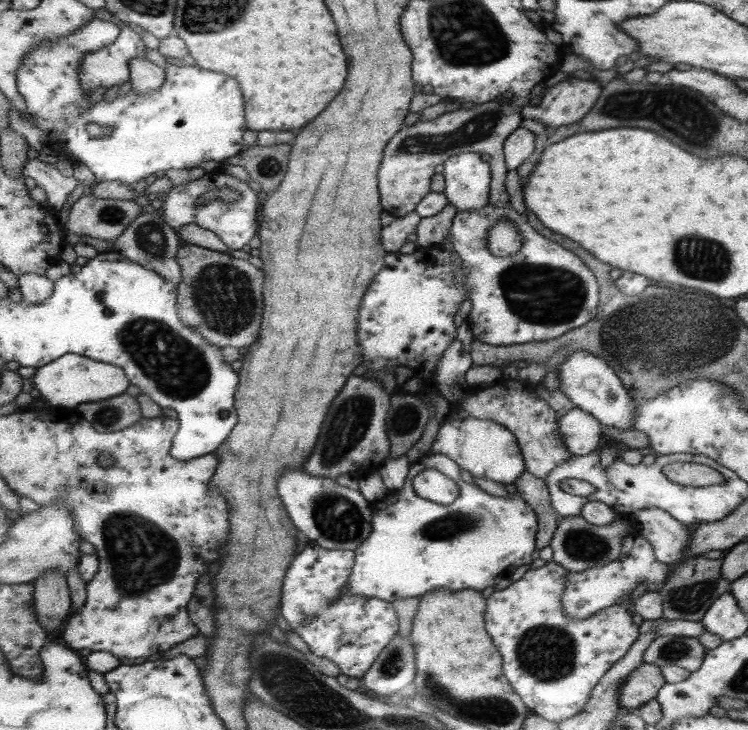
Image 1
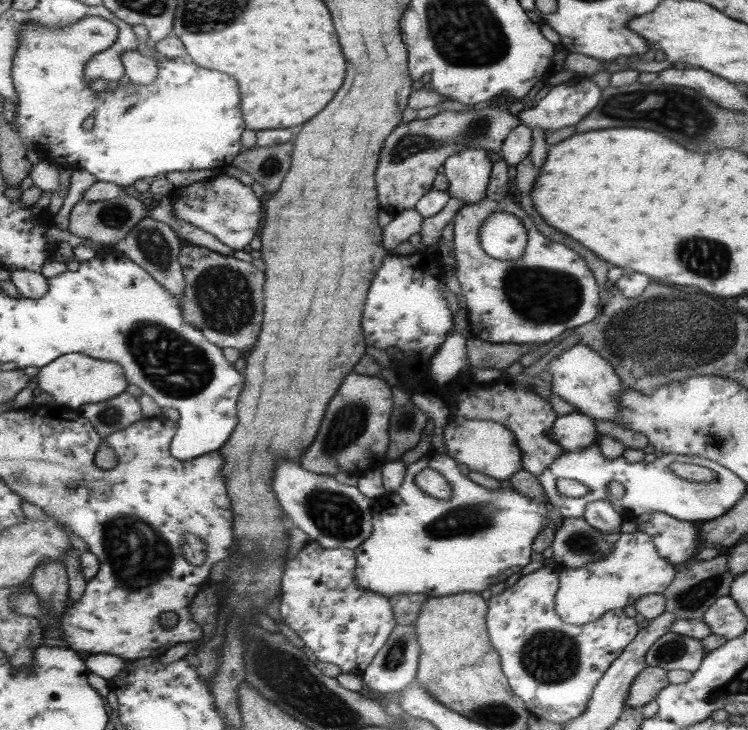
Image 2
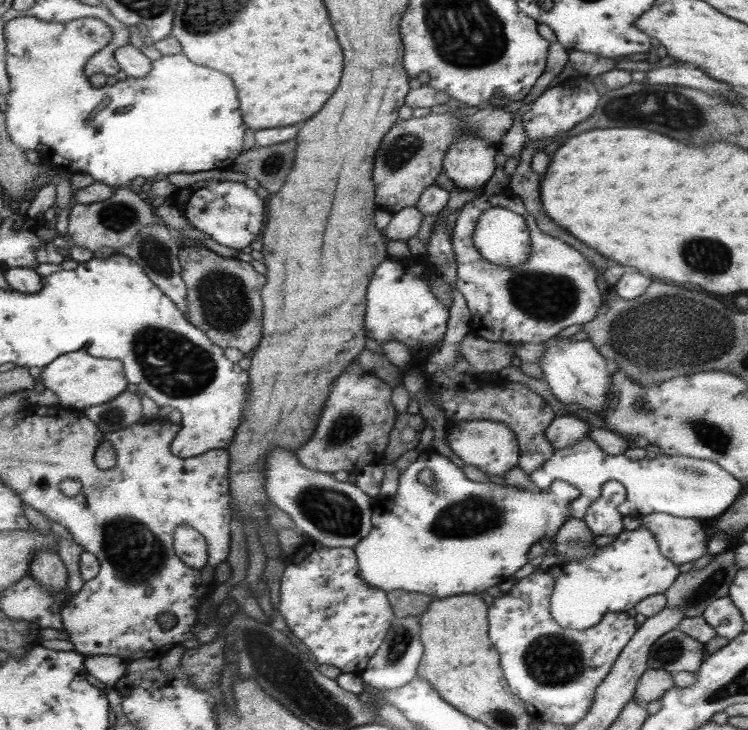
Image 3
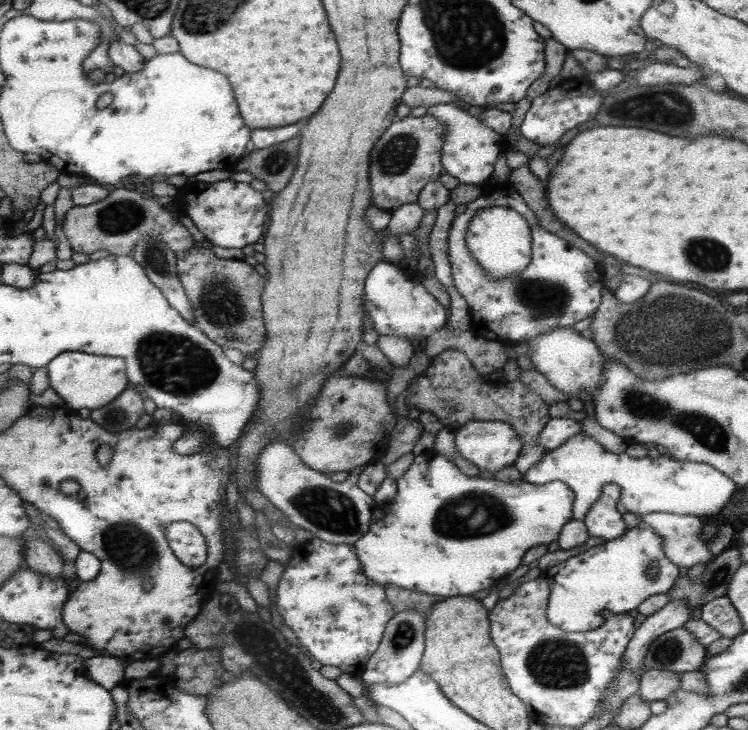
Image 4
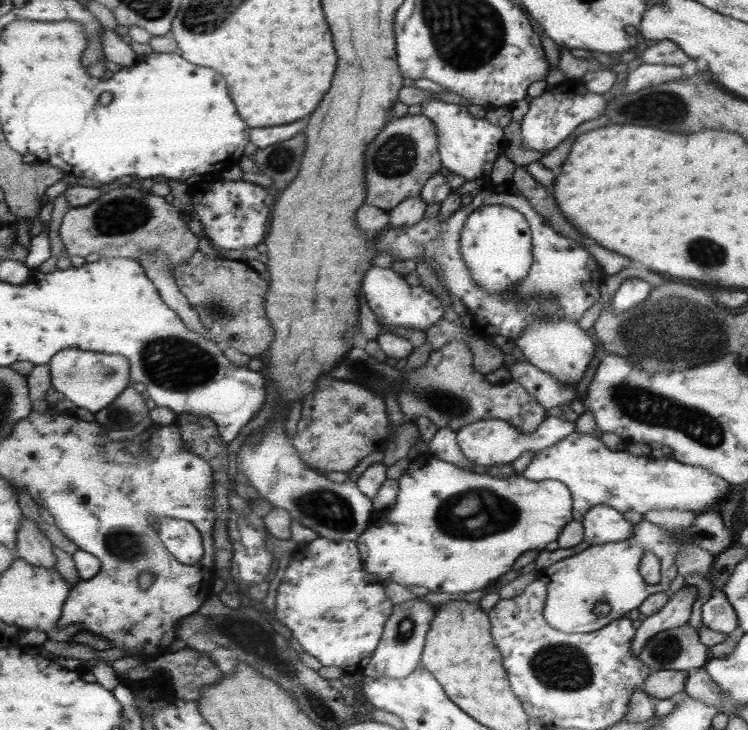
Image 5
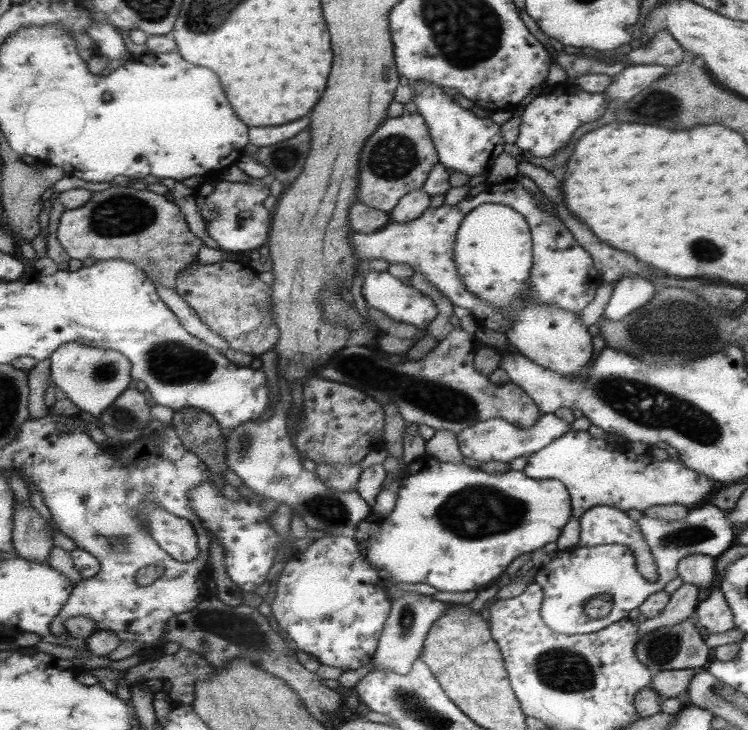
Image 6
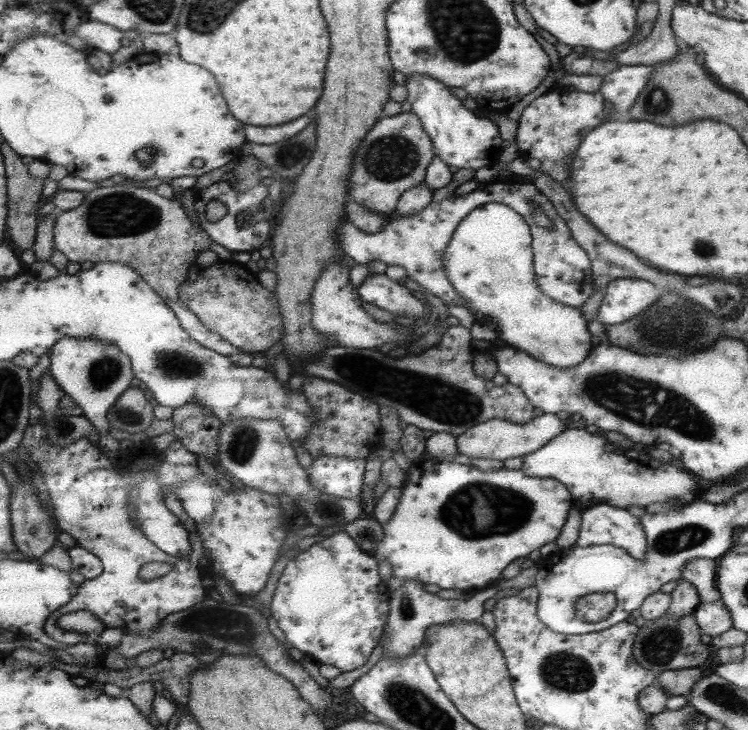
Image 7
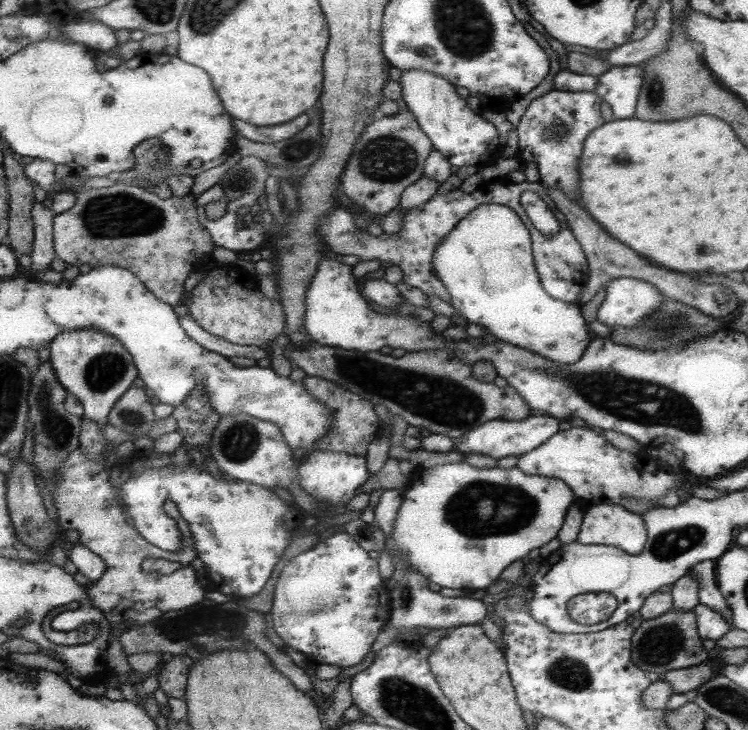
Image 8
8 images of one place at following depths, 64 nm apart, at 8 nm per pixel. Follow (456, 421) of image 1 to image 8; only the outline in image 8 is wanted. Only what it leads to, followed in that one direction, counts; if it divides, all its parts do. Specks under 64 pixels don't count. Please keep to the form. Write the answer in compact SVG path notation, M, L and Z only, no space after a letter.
M532 413L521 421L496 419L484 426L458 438L457 447L462 454L482 453L493 456L496 460L505 456L520 456L529 453L538 446L545 444L550 437L558 432L560 421L552 415Z

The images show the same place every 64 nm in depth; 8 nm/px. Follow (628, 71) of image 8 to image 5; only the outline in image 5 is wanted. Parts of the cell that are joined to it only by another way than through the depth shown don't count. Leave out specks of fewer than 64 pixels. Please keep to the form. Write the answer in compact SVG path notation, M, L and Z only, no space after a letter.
M634 63L629 69L626 82L624 82L624 94L634 94L642 88L682 78L684 77L682 74L686 74L686 72L682 72L678 66Z

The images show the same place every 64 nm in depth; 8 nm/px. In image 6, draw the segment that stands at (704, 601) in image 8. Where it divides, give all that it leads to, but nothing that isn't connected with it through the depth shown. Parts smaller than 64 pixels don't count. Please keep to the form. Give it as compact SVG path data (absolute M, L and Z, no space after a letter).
M690 553L678 562L677 574L684 583L694 584L699 590L710 593L716 585L714 568L715 558L702 553Z

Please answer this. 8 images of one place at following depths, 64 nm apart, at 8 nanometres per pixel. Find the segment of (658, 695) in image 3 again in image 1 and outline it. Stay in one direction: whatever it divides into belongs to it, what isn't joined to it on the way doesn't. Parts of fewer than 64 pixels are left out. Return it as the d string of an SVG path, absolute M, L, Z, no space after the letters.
M646 663L640 664L620 688L620 703L623 711L631 711L646 702L656 699L658 690L667 683L659 666Z

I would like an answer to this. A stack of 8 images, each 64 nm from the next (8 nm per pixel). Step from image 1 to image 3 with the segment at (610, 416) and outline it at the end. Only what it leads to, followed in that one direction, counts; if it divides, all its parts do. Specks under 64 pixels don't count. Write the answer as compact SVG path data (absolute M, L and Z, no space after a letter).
M554 335L543 343L546 350L542 352L539 364L552 394L565 405L579 404L580 408L602 416L612 385L612 373L609 372L608 362L604 362L594 343L590 339L572 340L571 337L559 335Z

